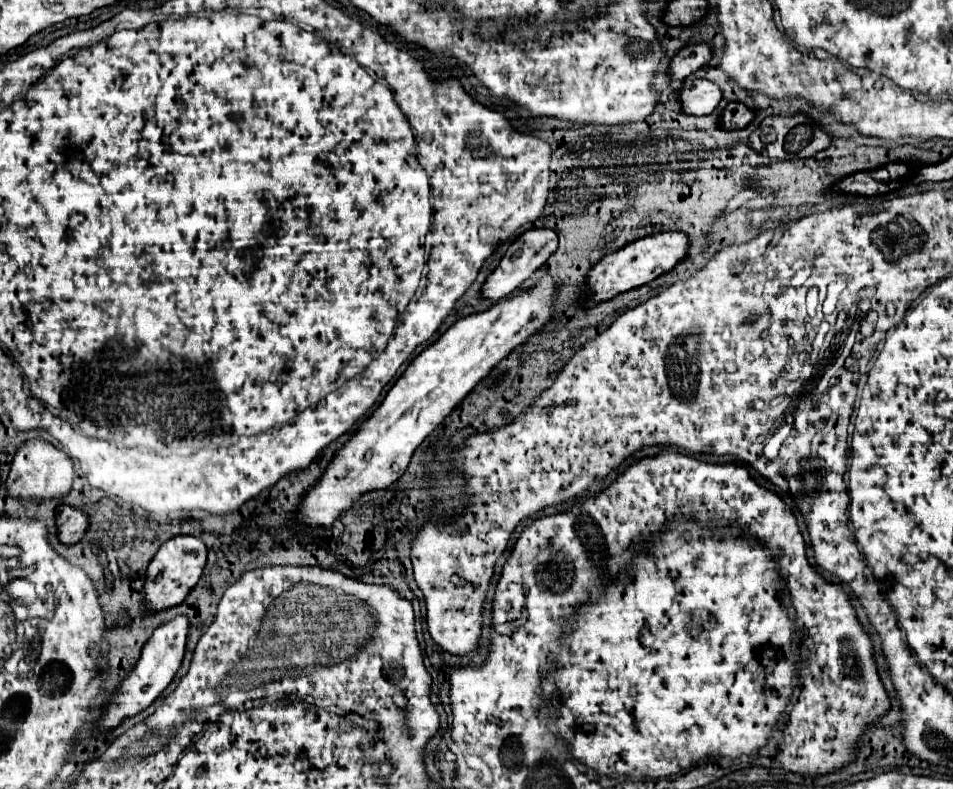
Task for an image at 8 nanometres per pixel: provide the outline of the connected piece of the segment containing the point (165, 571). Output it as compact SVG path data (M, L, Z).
M175 535L169 541L165 541L147 569L147 581L145 581L147 607L159 611L183 603L187 593L197 585L201 571L205 567L205 559L207 559L207 547L201 539L193 535Z

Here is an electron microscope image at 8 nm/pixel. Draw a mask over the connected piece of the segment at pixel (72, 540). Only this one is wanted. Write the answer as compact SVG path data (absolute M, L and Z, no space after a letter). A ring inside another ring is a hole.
M61 503L61 505L57 505L55 517L57 517L57 527L59 527L61 543L75 545L87 533L89 519L87 519L87 513L83 509L71 507L67 503Z

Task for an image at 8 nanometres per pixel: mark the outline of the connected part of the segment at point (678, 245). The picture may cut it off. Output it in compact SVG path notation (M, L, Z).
M661 231L647 237L641 237L633 241L631 245L615 251L613 255L607 255L601 263L595 265L595 269L589 273L589 289L595 297L589 301L589 305L595 305L599 301L607 301L615 297L617 293L629 291L633 287L641 287L643 283L649 283L657 279L659 275L671 271L677 263L681 263L687 257L689 249L689 235L683 231Z

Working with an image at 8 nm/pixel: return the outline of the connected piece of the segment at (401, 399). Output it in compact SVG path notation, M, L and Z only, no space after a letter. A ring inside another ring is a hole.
M543 275L533 287L497 301L493 307L467 315L451 325L431 347L427 347L389 389L379 409L359 427L359 431L337 451L321 481L301 503L299 519L307 525L331 527L331 523L359 495L373 489L387 489L407 469L415 449L443 419L485 379L495 363L525 345L537 331L553 319L553 305L561 291L553 275Z

